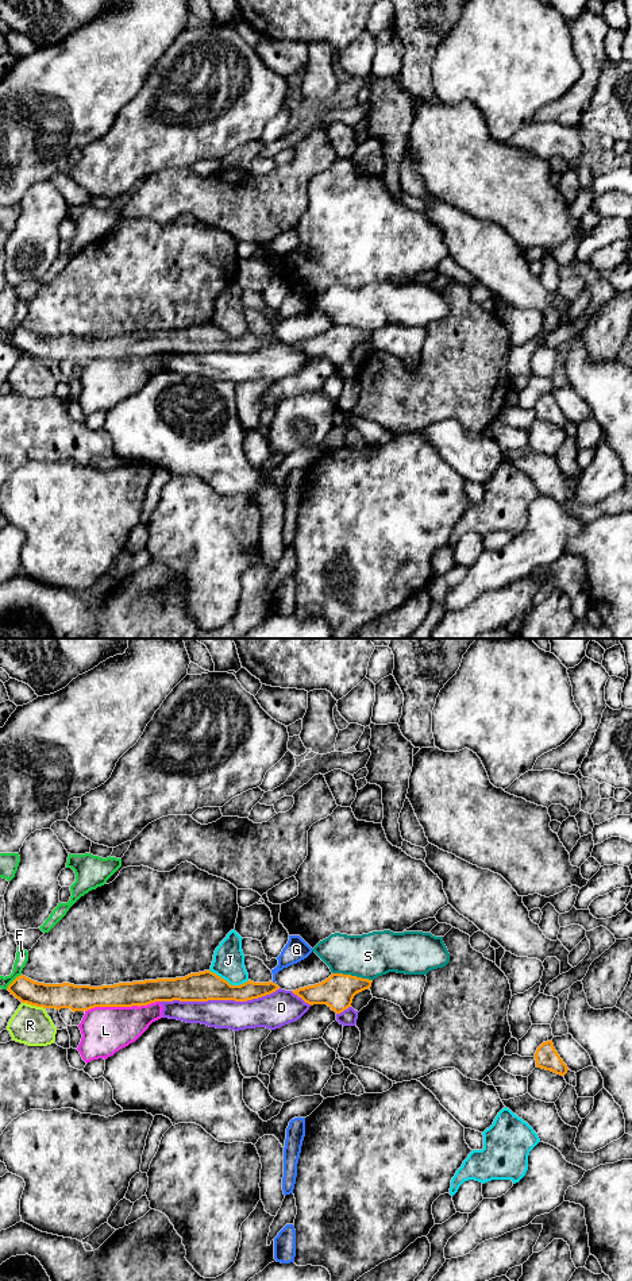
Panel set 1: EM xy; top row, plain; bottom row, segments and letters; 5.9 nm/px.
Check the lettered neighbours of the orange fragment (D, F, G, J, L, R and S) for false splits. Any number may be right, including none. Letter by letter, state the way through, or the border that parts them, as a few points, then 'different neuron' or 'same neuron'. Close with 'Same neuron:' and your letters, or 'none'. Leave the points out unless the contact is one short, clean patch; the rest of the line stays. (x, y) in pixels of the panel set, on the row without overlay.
D: different neuron
F: different neuron
G: along xy (272, 334), (276, 336) | different neuron
J: different neuron
L: different neuron
R: different neuron
S: different neuron
Same neuron: none

